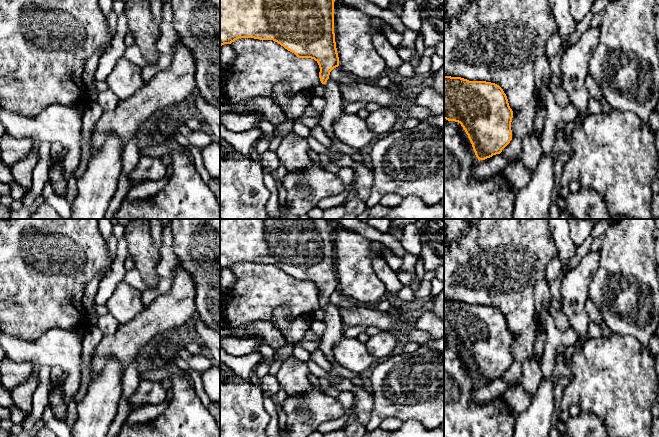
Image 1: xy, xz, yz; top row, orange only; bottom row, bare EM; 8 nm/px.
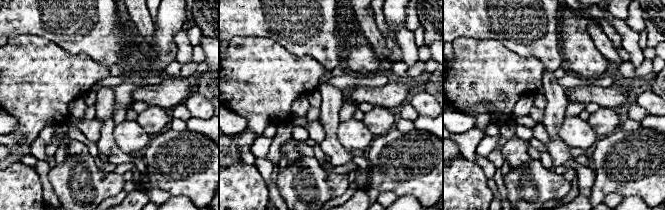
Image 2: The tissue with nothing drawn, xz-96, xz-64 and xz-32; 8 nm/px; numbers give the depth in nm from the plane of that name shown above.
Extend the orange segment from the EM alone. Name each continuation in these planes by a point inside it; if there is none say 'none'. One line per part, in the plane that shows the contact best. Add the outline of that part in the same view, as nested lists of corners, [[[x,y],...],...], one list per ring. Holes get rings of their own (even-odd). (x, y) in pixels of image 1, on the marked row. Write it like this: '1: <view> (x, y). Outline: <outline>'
1: xz (334, 106). Outline: [[[328,80],[325,83],[324,90],[326,105],[320,116],[319,125],[322,127],[324,133],[331,139],[331,143],[327,148],[331,161],[335,163],[343,153],[338,151],[332,143],[332,140],[335,138],[333,134],[333,123],[341,116],[345,103],[342,99],[340,85],[338,83]]]

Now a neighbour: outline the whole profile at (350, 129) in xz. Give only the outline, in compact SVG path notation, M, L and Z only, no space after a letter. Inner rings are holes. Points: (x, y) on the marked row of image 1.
M342 111L341 116L333 123L333 134L342 143L367 151L375 139L365 119L357 114L348 114Z

